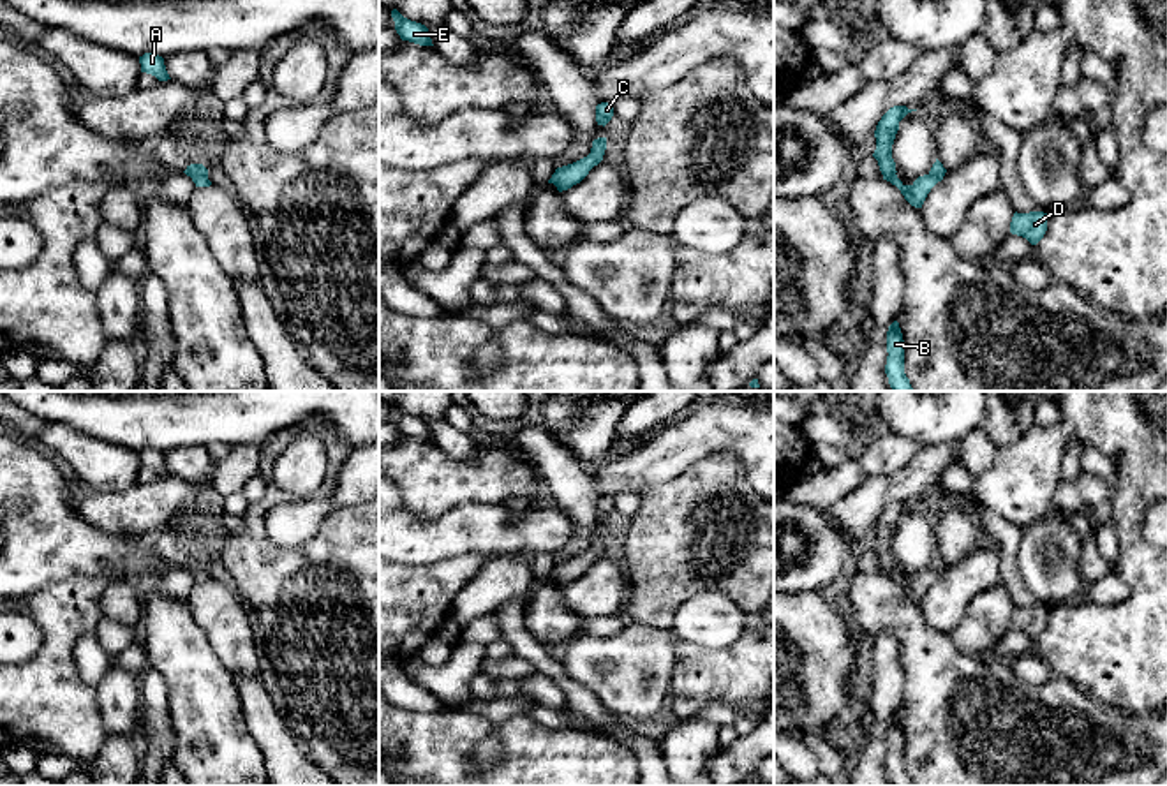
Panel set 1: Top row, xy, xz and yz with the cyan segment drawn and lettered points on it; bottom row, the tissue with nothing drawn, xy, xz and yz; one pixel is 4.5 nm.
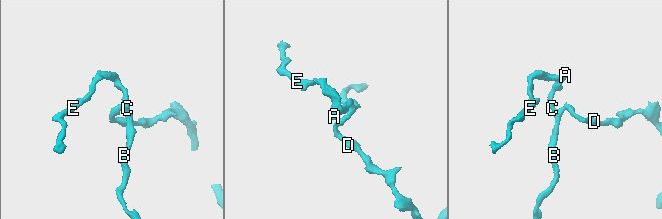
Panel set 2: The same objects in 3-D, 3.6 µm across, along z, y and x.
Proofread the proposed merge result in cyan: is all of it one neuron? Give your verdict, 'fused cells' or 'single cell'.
single cell

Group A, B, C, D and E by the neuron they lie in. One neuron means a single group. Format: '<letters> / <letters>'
A B C D E

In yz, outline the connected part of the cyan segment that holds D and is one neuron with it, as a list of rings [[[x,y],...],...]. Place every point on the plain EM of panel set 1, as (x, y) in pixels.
[[[1044,606],[1014,608],[1010,617],[1010,627],[1026,633],[1031,640],[1037,640],[1047,626],[1049,610]]]

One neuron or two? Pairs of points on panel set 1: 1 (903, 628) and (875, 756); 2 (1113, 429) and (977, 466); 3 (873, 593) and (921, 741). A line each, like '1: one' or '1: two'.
1: two
2: two
3: one

